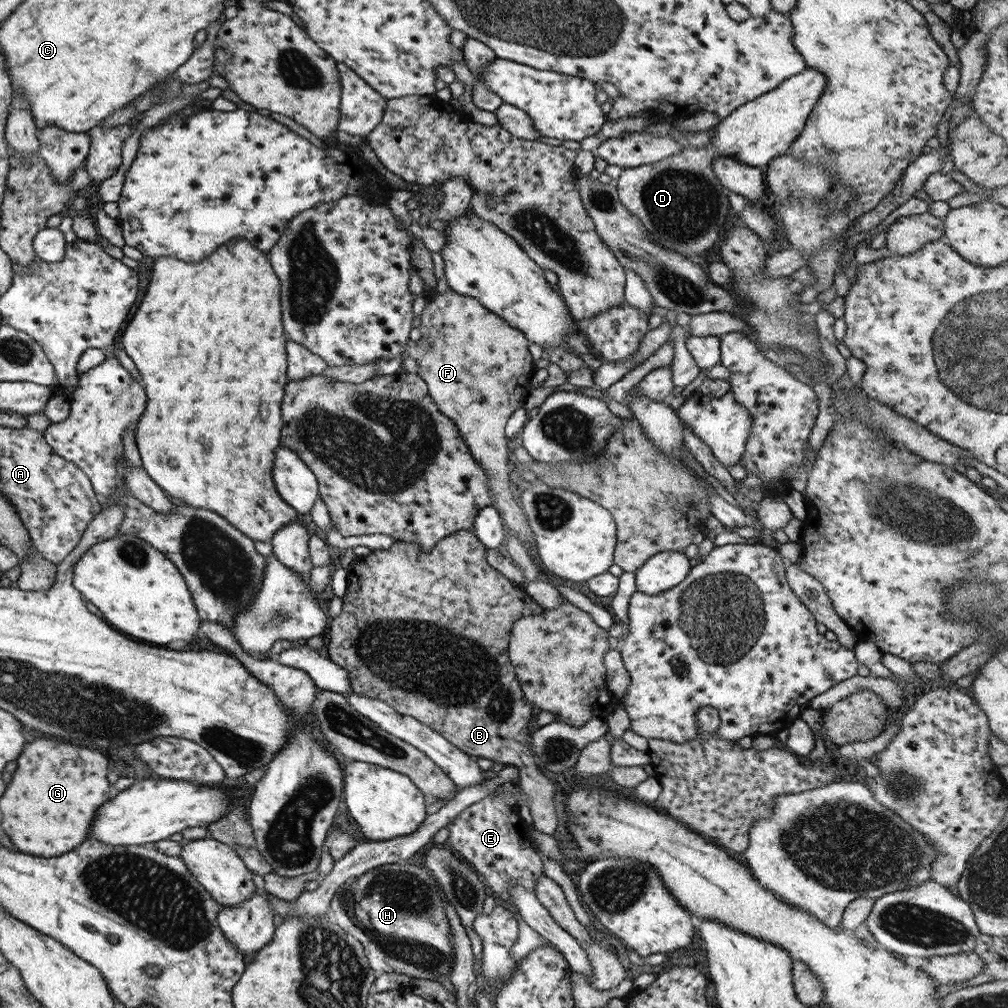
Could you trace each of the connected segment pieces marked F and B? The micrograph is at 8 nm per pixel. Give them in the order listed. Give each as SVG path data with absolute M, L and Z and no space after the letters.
M449 287L442 294L435 291L428 294L428 303L418 316L419 325L416 328L420 332L420 337L427 338L429 340L427 344L431 346L427 347L425 354L416 360L417 376L426 384L427 394L434 401L436 409L454 424L461 440L467 446L467 452L486 474L488 489L494 500L491 505L495 507L508 534L517 538L519 543L528 546L534 542L534 534L524 518L524 512L515 503L513 493L509 491L510 481L507 472L512 465L510 454L512 444L504 435L504 427L509 416L517 408L522 407L530 389L529 380L535 368L527 351L528 340L523 333L511 328L500 316L487 310L476 298L457 294Z
M459 530L438 540L427 552L423 552L422 548L419 548L419 545L414 542L397 541L385 550L375 549L366 556L358 556L358 560L353 563L353 566L346 569L346 589L341 597L342 609L339 615L332 617L331 624L325 631L326 647L323 655L347 671L348 681L353 692L362 694L367 698L382 700L393 710L397 711L397 714L413 717L417 722L428 726L431 730L445 738L447 742L450 742L472 758L487 758L497 767L502 764L511 764L517 767L518 787L521 789L521 797L525 798L528 803L532 818L531 825L541 834L551 835L557 828L557 816L553 809L554 789L551 781L538 770L533 762L529 743L530 734L529 730L527 730L527 726L531 722L531 708L533 706L524 698L523 691L520 689L519 681L515 676L513 667L509 663L506 652L510 630L515 620L525 615L540 613L543 608L527 597L525 591L518 588L516 583L507 580L498 570L491 568L487 564L484 555L485 551L486 548L471 531Z

